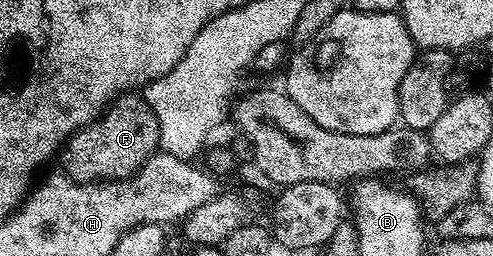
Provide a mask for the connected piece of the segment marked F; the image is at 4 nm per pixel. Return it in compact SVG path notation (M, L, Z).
M125 92L88 126L75 130L58 154L63 173L75 182L117 182L136 174L160 144L158 116L139 93Z

